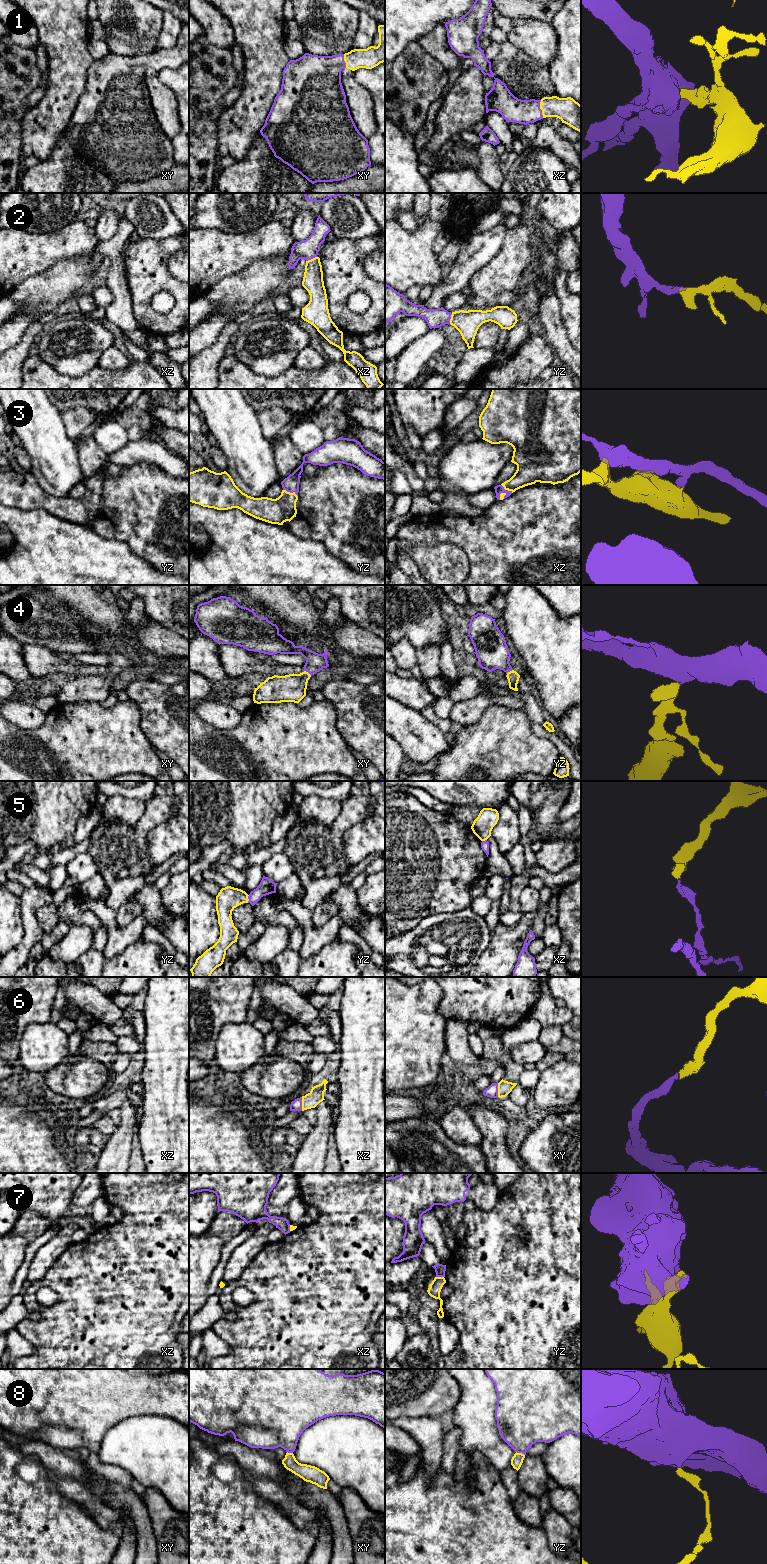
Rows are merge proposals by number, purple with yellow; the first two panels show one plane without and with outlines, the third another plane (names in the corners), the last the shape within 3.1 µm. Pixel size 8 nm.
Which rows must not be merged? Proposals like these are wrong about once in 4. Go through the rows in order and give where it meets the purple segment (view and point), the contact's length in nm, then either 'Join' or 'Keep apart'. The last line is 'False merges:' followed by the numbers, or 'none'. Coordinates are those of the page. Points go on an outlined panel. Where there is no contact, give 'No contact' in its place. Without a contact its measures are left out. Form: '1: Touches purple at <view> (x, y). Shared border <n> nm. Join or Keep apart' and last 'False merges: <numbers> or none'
1: Touches purple at xz (540, 109). Shared border 150 nm. Join
2: Touches purple at xz (311, 258). Shared border 100 nm. Join
3: Touches purple at yz (290, 492). Shared border 130 nm. Join
4: Touches purple at xy (308, 672). Shared border 80 nm. Join
5: Touches purple at yz (248, 898). Shared border 70 nm. Keep apart
6: Touches purple at xy (497, 1090). Shared border 120 nm. Join
7: Touches purple at yz (440, 1276). Shared border 60 nm. Keep apart
8: Touches purple at yz (520, 1452). Shared border 80 nm. Keep apart
False merges: 5, 7, 8

